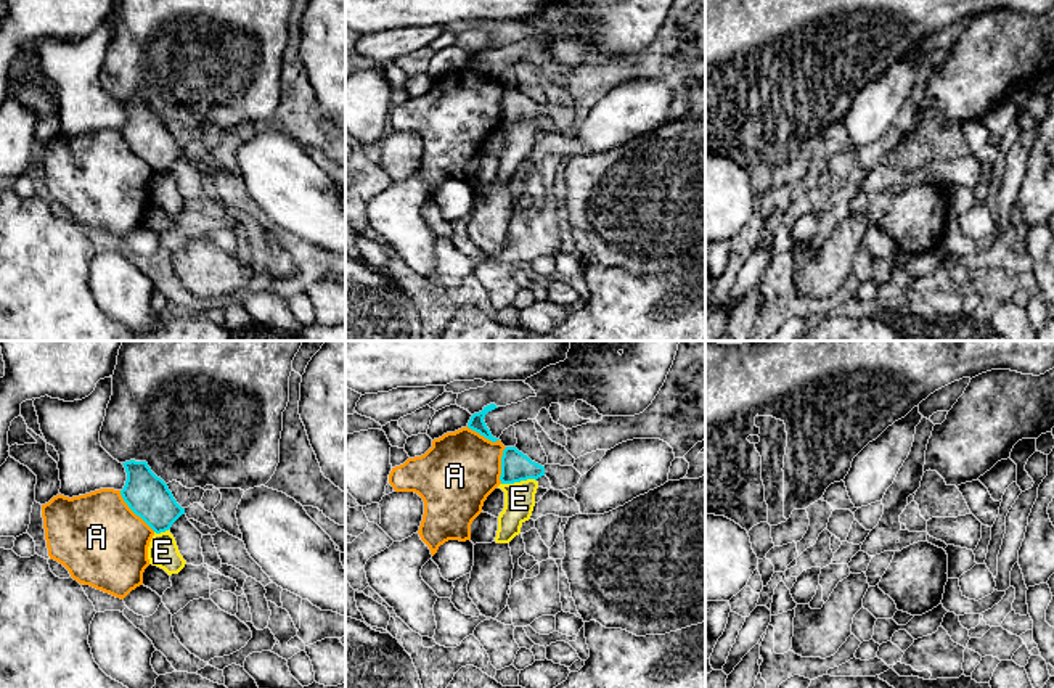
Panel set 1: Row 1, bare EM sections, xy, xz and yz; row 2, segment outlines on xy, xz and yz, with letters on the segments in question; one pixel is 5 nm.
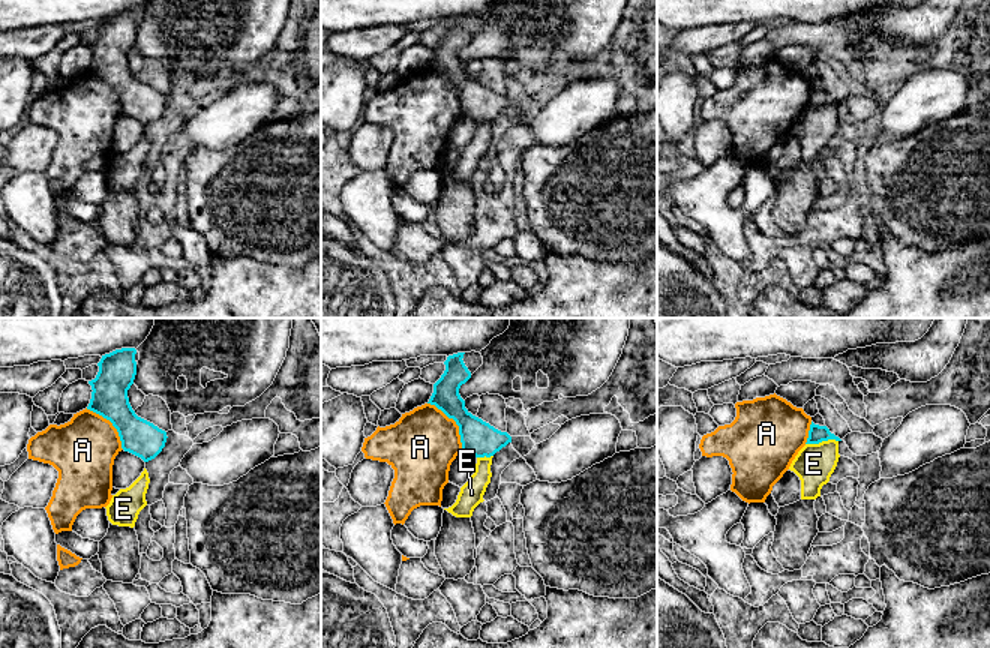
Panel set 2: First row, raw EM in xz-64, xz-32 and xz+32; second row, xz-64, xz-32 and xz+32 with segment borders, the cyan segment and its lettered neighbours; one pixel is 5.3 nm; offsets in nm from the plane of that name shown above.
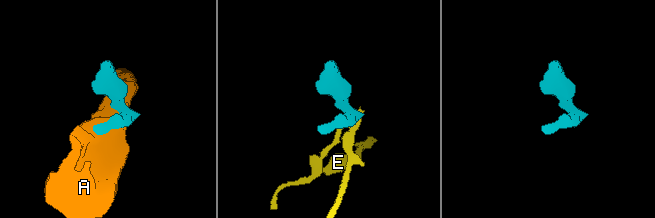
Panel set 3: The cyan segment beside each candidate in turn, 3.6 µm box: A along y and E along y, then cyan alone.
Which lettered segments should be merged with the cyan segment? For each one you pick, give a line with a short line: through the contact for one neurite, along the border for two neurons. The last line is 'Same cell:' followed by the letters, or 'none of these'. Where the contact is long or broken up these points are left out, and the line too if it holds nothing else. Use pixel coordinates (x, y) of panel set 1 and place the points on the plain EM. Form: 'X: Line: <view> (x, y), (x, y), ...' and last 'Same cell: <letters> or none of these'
Same cell: none of these

